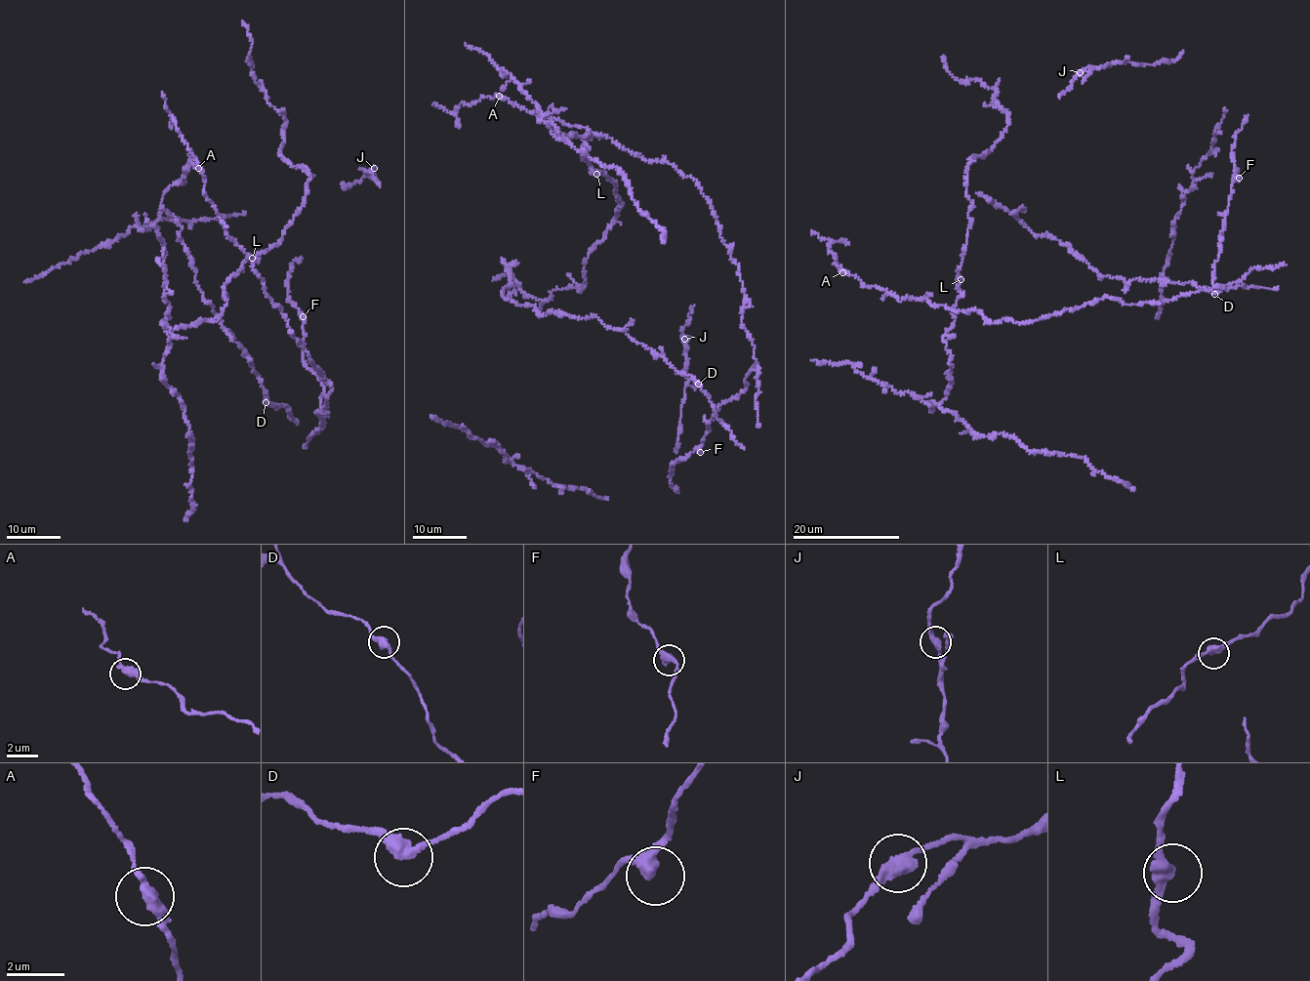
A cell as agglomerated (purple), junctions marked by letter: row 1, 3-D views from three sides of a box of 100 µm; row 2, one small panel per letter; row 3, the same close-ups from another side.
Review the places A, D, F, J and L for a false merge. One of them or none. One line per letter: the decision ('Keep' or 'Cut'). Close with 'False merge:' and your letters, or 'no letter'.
A: Keep
D: Keep
F: Keep
J: Keep
L: Keep
False merge: no letter

